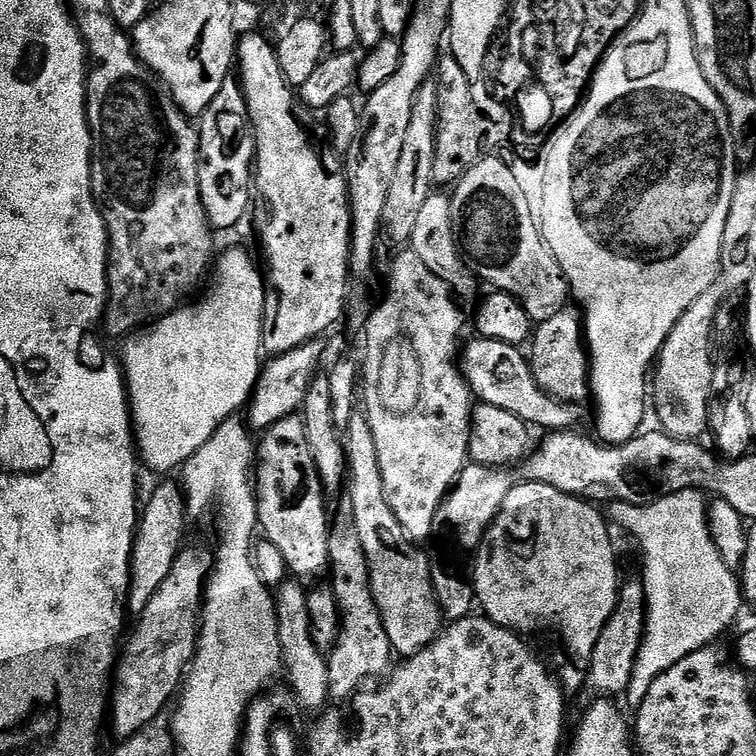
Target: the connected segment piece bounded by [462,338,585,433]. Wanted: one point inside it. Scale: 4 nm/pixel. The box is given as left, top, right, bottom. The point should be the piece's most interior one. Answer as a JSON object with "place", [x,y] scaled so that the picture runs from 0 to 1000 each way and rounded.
{"place":[659,495]}

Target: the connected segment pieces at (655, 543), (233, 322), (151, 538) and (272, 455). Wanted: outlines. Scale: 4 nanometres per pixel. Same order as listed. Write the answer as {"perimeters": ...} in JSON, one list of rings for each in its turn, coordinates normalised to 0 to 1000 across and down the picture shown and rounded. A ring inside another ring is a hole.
{"perimeters":[[[[909,646],[897,653],[878,656],[864,667],[829,673],[831,698],[847,713],[847,725],[852,729],[849,771],[856,799],[852,843],[828,914],[832,938],[840,939],[849,934],[860,907],[865,907],[865,897],[881,892],[886,881],[897,881],[897,876],[918,865],[918,860],[929,860],[948,851],[954,845],[951,841],[972,823],[974,813],[979,810],[979,799],[981,804],[981,772],[975,758],[967,757],[960,743],[955,743],[950,722],[944,722],[937,700],[937,669],[938,663],[930,649]]],[[[307,328],[303,331],[302,335],[298,336],[296,340],[292,341],[291,345],[290,344],[291,340],[284,345],[283,358],[279,361],[278,365],[278,372],[280,370],[280,377],[276,378],[275,388],[272,388],[271,392],[266,394],[266,397],[255,396],[253,399],[245,401],[242,405],[231,407],[231,410],[229,413],[222,414],[221,418],[214,418],[210,423],[173,440],[173,443],[171,443],[168,448],[163,451],[163,455],[165,454],[164,462],[161,462],[160,466],[156,466],[156,475],[161,483],[161,496],[167,504],[167,517],[169,521],[169,532],[175,548],[175,565],[177,567],[177,586],[183,594],[183,603],[184,607],[189,610],[189,612],[192,608],[192,611],[196,612],[197,616],[201,618],[202,622],[206,624],[222,624],[217,627],[228,627],[228,623],[230,623],[231,619],[234,623],[234,620],[242,616],[243,612],[247,611],[249,607],[254,604],[254,602],[257,602],[257,599],[261,595],[263,595],[267,590],[272,590],[272,585],[275,583],[275,581],[278,581],[278,578],[280,578],[286,573],[286,570],[288,569],[288,563],[294,563],[294,558],[299,553],[304,553],[306,550],[313,549],[313,546],[319,544],[316,540],[320,538],[319,541],[321,541],[324,536],[329,533],[333,519],[337,516],[339,505],[344,499],[347,488],[347,475],[344,476],[344,471],[347,472],[347,451],[349,447],[349,393],[352,390],[351,382],[347,380],[345,361],[344,365],[341,361],[339,361],[339,354],[336,351],[333,351],[333,344],[331,340],[328,340],[328,333],[323,328]]],[[[228,632],[212,640],[201,651],[196,668],[189,668],[183,683],[180,709],[175,713],[175,757],[169,769],[169,791],[167,804],[176,816],[184,817],[193,807],[198,791],[220,770],[220,759],[225,759],[225,749],[235,738],[243,714],[243,688],[250,687],[249,669],[243,659],[243,647]]],[[[396,549],[373,553],[343,578],[336,649],[343,702],[368,722],[382,758],[392,765],[430,761],[435,755],[437,680],[429,669],[431,652],[415,616],[415,601],[405,585],[405,563]]]]}

